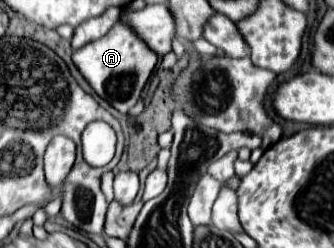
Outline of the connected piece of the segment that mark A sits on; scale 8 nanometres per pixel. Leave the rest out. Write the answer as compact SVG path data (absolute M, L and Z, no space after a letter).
M117 22L103 38L97 38L75 50L73 62L101 98L105 98L121 114L127 114L137 104L139 94L157 64L157 54L151 52L129 26Z

